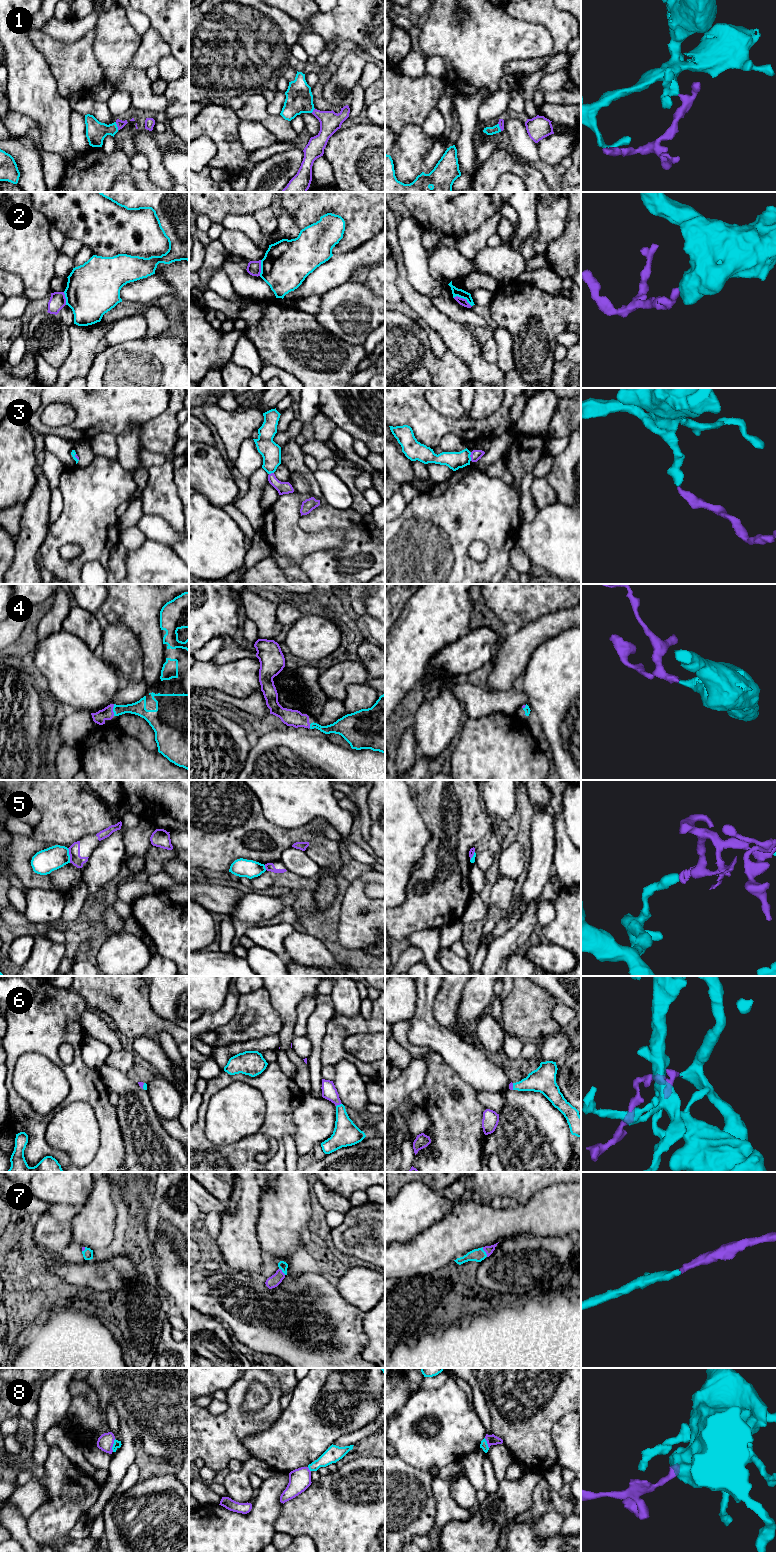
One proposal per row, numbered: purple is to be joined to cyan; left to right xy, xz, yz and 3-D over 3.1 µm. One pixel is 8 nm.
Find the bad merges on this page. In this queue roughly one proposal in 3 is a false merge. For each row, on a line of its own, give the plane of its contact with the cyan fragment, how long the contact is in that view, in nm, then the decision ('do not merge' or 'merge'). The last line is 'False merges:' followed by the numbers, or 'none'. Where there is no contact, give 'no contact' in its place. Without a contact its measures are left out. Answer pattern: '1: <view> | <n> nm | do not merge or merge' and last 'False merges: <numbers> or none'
1: xy | 70 nm | merge
2: yz | 170 nm | do not merge
3: yz | 70 nm | merge
4: xy | 100 nm | merge
5: xy | 120 nm | do not merge
6: xz | 50 nm | merge
7: yz | 90 nm | merge
8: xy | 110 nm | merge
False merges: 2, 5

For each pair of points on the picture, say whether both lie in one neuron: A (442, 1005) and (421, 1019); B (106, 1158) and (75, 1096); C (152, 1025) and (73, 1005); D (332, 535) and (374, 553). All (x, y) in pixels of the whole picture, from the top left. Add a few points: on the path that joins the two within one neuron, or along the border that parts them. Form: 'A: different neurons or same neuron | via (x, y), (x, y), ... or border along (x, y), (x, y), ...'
A: different neurons | border along (439, 988), (433, 1003), (433, 1017), (449, 1028)
B: same neuron | via (108, 1139), (106, 1113), (94, 1101)
C: different neurons | border along (73, 990), (89, 1008)
D: different neurons | border along (342, 530), (343, 542), (337, 547), (323, 550)

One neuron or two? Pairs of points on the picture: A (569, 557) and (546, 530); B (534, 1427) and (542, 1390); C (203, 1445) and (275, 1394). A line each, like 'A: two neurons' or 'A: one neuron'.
A: one neuron
B: one neuron
C: one neuron

